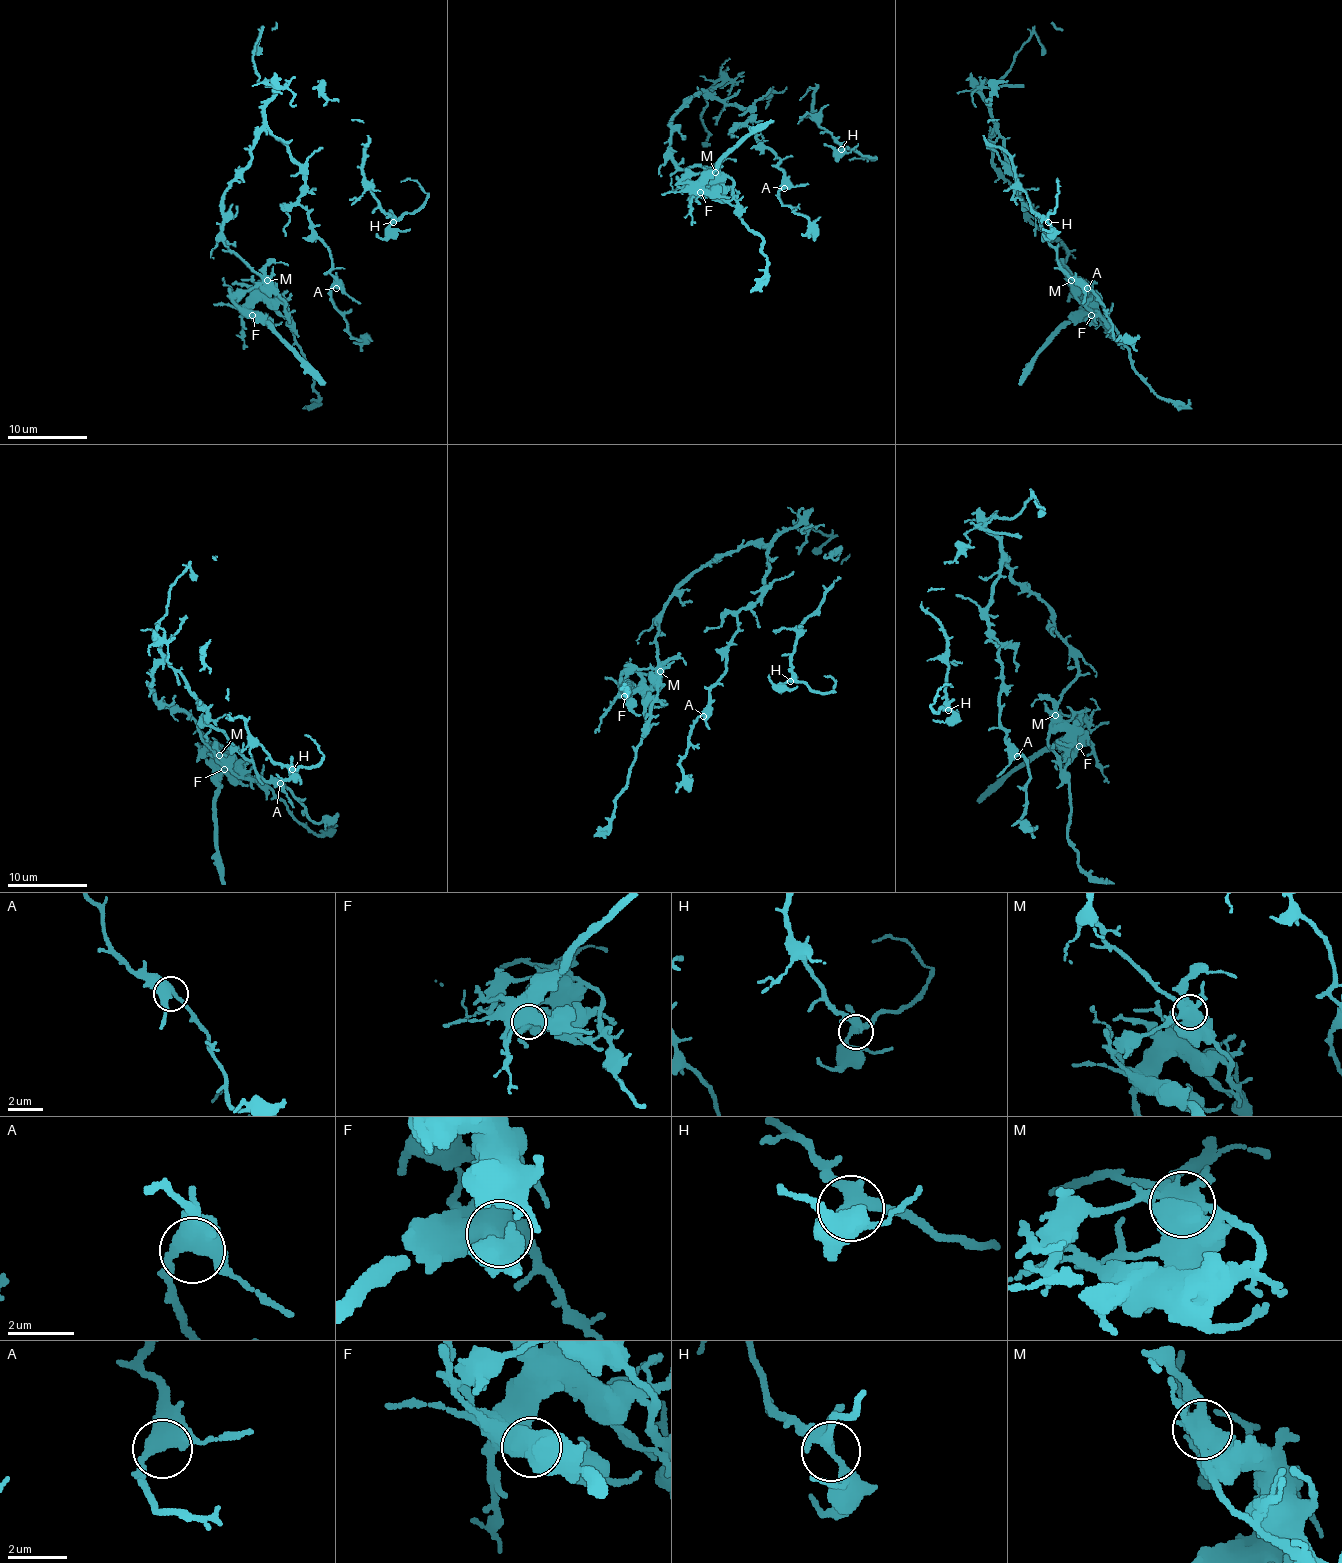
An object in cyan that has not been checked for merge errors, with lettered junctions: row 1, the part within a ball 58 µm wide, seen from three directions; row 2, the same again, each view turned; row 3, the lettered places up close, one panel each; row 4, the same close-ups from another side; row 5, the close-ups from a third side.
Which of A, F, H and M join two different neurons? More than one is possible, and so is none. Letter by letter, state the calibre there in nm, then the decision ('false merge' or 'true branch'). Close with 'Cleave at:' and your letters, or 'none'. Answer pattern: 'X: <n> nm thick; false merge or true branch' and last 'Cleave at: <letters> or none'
A: 400 nm thick; true branch
F: 650 nm thick; true branch
H: 360 nm thick; true branch
M: 600 nm thick; false merge
Cleave at: M

